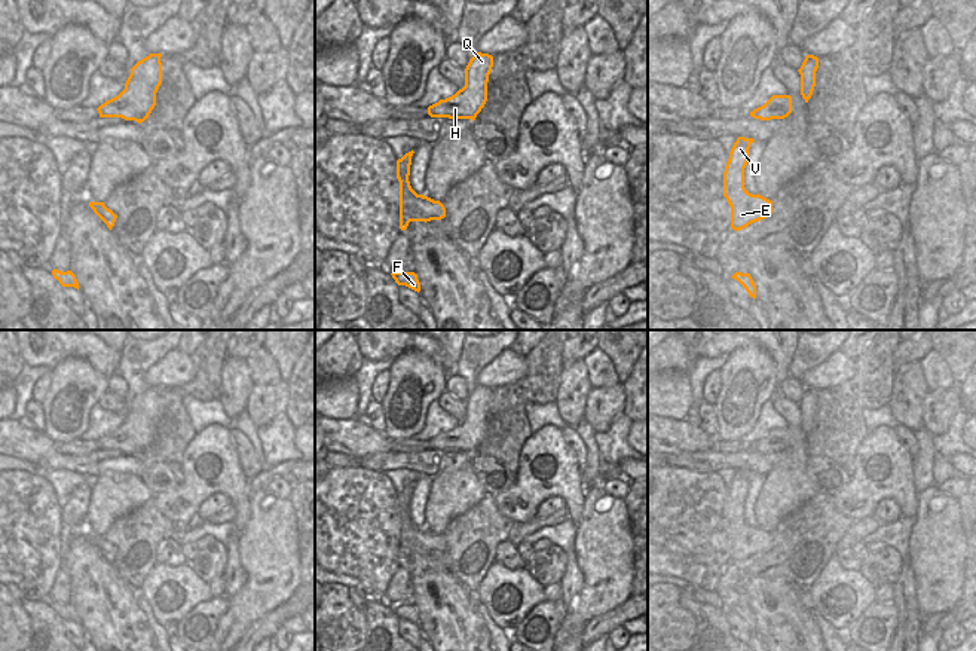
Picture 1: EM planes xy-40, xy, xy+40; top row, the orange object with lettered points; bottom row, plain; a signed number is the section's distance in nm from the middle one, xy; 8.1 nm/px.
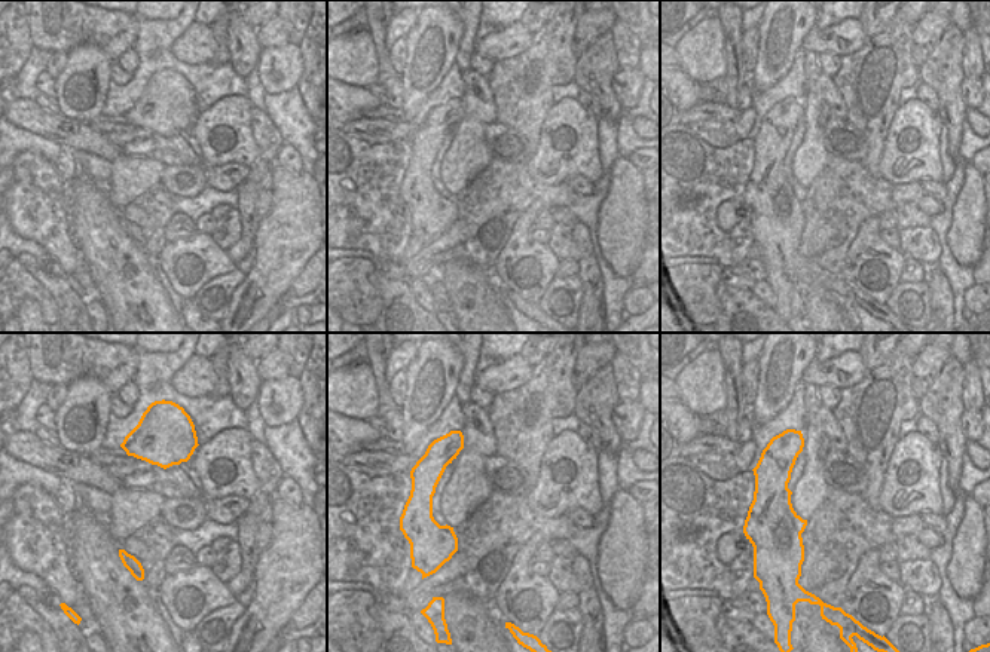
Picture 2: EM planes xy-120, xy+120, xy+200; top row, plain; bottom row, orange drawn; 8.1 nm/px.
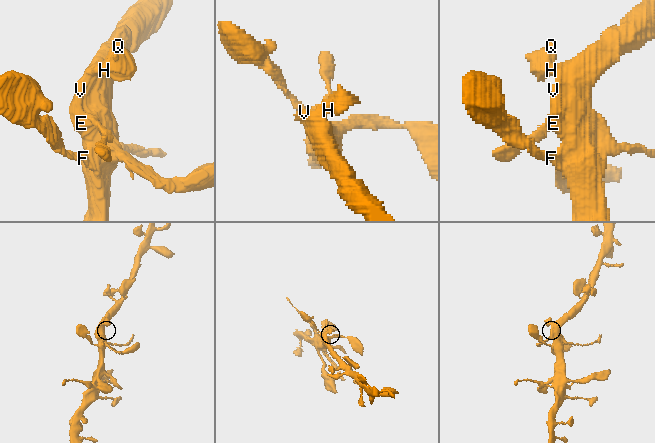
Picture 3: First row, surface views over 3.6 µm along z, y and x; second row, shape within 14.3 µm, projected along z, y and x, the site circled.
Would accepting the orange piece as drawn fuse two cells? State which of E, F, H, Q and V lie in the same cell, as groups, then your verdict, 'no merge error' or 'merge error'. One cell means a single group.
E F H Q V | no merge error

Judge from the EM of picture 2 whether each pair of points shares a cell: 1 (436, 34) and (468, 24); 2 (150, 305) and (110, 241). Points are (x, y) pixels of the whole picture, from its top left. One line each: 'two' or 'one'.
1: two
2: one

